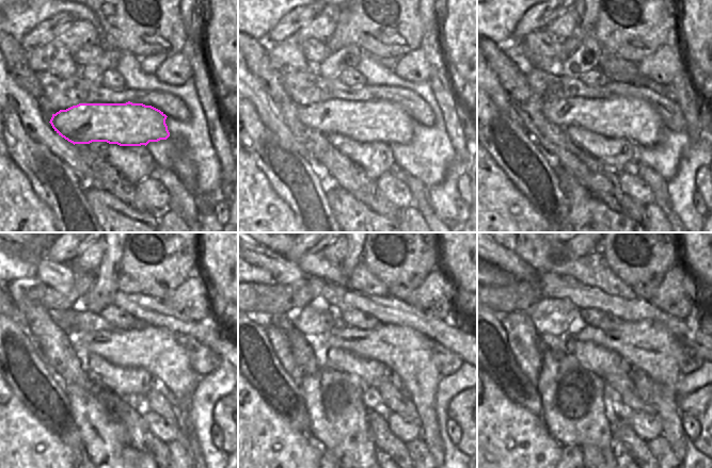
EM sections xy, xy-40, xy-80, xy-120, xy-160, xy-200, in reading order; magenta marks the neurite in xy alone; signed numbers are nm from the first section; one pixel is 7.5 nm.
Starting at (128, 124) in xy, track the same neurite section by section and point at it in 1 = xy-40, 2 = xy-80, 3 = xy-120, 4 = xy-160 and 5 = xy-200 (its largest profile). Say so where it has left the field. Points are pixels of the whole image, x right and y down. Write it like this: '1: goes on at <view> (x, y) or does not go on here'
1: goes on at xy-40 (380, 120)
2: goes on at xy-80 (629, 117)
3: goes on at xy-120 (154, 349)
4: goes on at xy-160 (407, 353)
5: goes on at xy-200 (646, 345)

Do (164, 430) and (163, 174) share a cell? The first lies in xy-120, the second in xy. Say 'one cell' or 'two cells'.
two cells

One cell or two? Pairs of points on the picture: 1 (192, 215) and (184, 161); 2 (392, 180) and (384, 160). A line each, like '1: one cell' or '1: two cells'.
1: two cells
2: two cells

